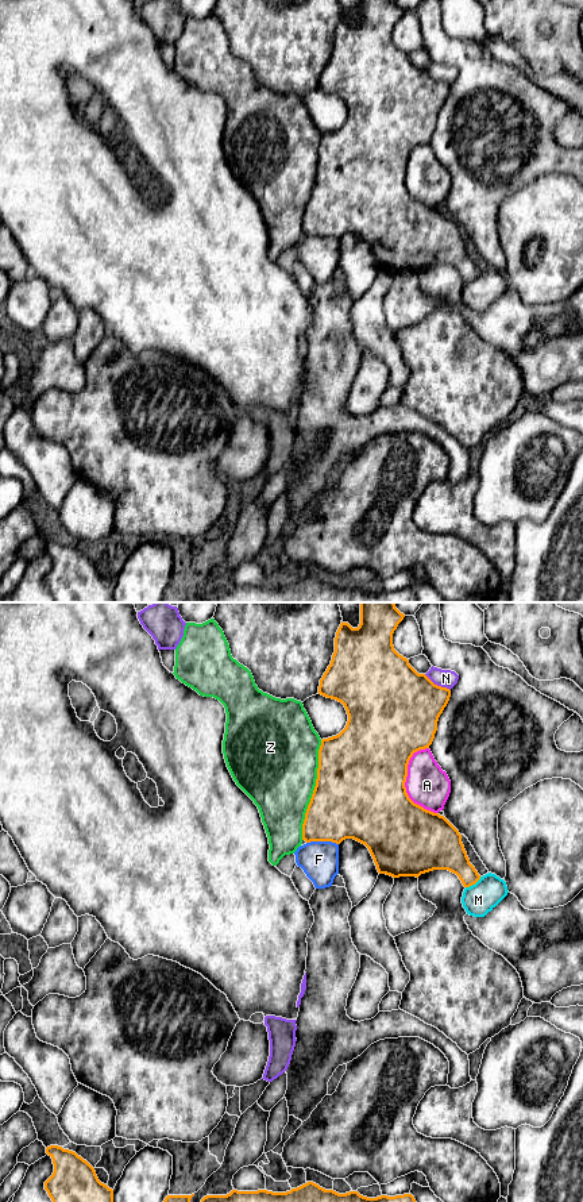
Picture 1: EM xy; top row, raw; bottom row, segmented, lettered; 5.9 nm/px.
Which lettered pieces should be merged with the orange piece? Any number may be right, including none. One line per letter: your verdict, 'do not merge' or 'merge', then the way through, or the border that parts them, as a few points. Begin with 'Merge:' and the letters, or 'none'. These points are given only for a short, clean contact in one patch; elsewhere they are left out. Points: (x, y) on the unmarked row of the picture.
Merge: F
A: do not merge
F: merge
M: do not merge
N: do not merge
Z: do not merge

